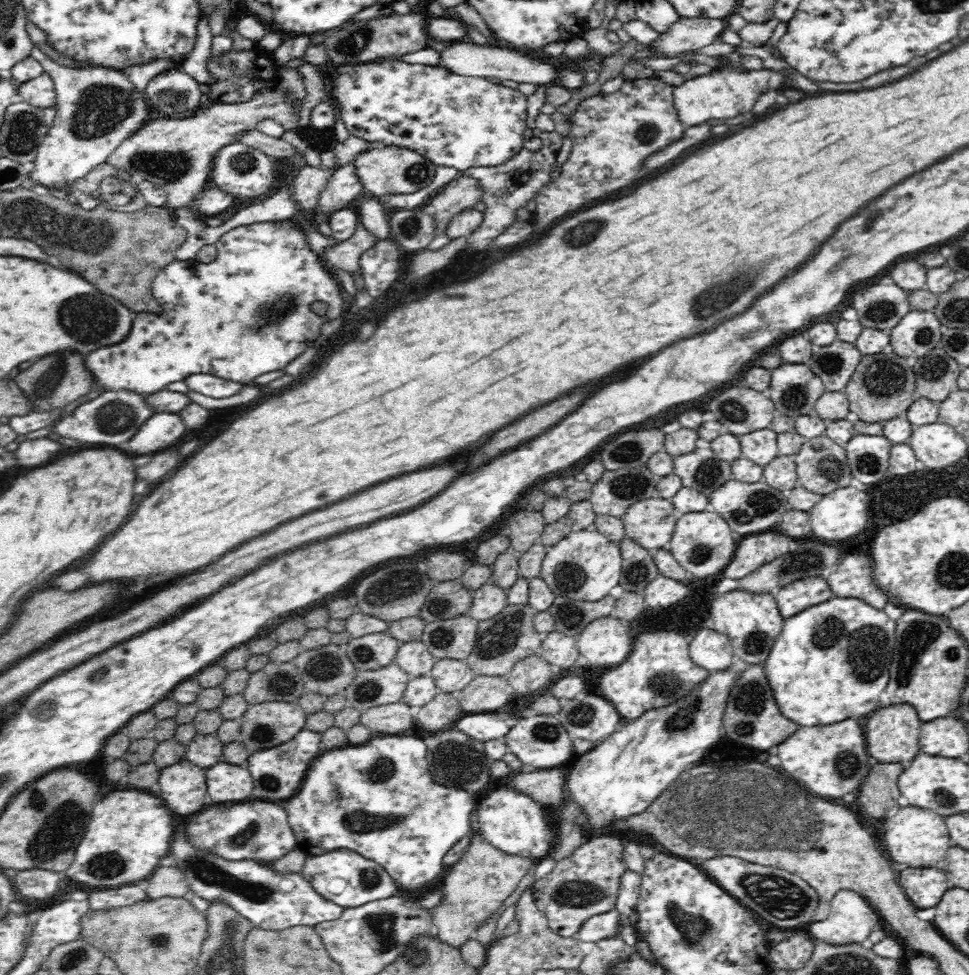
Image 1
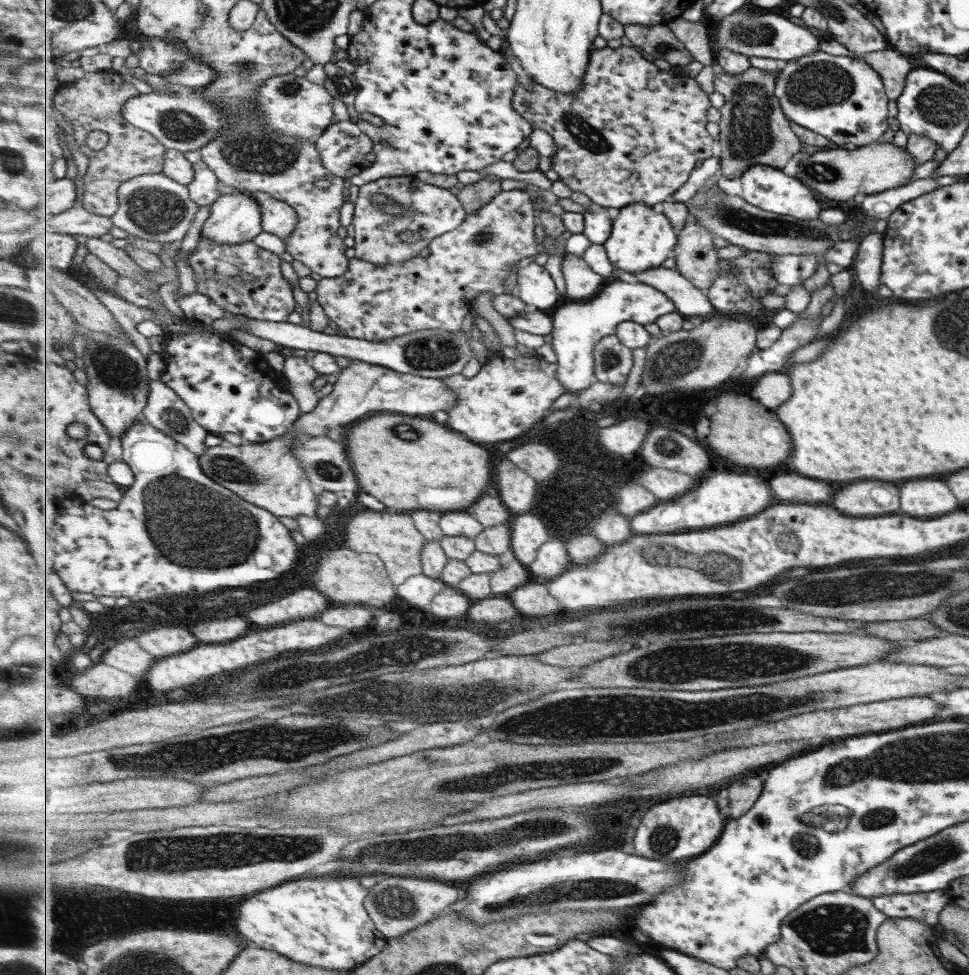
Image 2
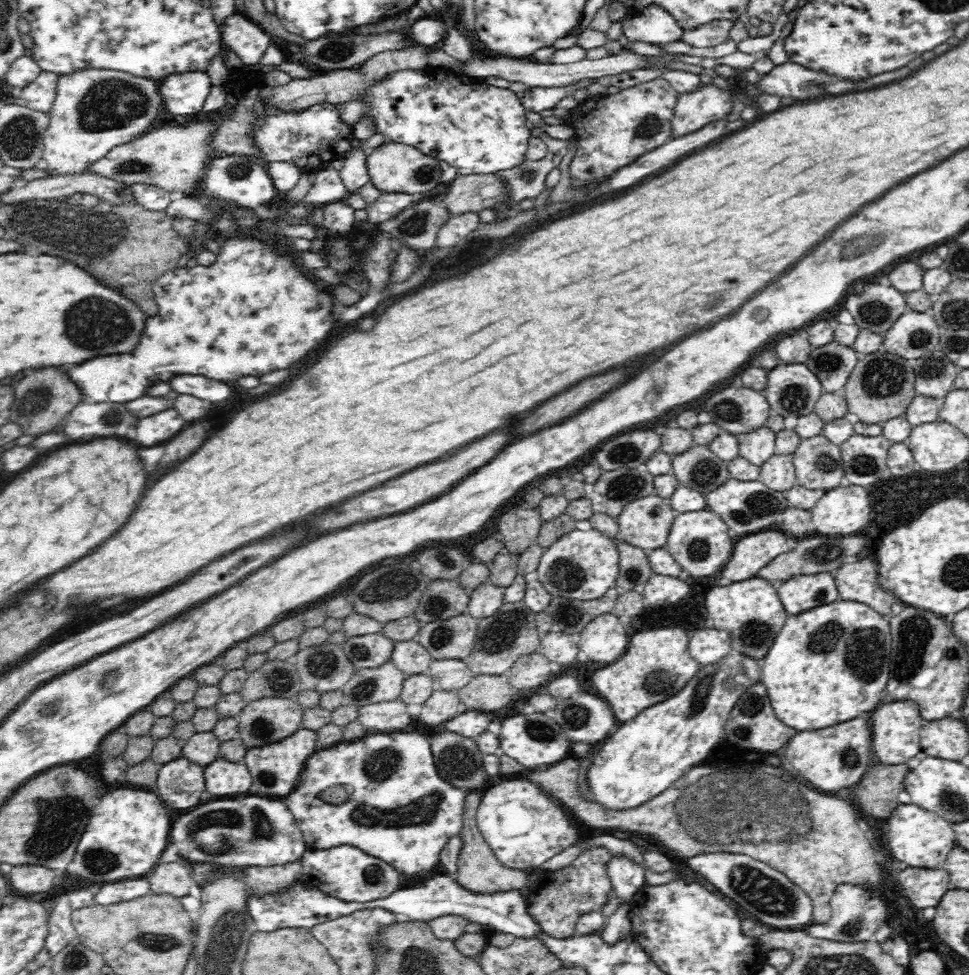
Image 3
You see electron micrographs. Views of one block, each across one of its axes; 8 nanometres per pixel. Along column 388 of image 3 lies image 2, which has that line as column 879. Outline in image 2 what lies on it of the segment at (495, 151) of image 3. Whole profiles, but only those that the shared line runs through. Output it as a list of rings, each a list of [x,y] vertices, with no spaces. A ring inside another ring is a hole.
[[[815,51],[806,54],[802,59],[788,61],[788,65],[778,73],[776,95],[789,121],[827,138],[832,147],[836,144],[841,148],[845,148],[843,144],[854,144],[853,148],[874,144],[888,129],[886,122],[888,98],[884,86],[880,76],[860,58],[833,56],[826,52]]]

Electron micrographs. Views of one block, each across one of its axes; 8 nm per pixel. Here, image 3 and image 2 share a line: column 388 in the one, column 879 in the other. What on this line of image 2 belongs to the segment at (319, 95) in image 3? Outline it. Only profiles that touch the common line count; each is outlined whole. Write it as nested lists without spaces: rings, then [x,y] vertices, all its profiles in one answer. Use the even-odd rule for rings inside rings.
[[[893,50],[868,52],[860,58],[880,76],[888,100],[895,100],[904,87],[907,73],[917,62]]]

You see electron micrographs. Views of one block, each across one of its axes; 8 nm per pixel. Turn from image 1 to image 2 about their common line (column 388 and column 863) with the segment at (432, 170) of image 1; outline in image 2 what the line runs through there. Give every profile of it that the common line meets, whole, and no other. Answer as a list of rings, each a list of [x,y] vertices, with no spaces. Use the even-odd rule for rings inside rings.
[[[877,143],[866,146],[856,146],[852,150],[839,147],[823,148],[806,159],[802,159],[797,166],[790,169],[795,178],[802,180],[807,188],[823,194],[825,198],[843,201],[855,194],[875,194],[883,190],[905,186],[910,182],[916,162],[903,148],[893,143]]]

